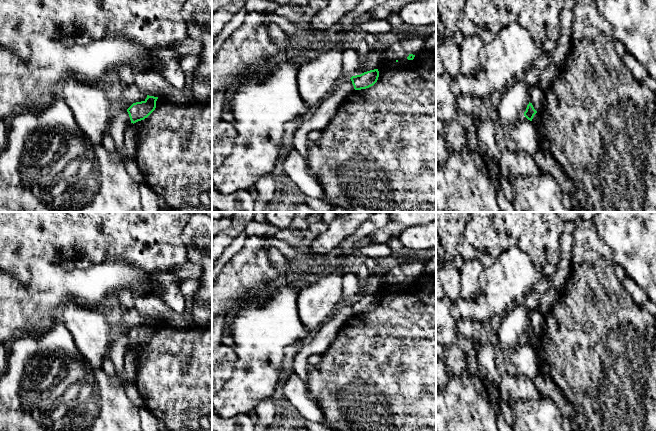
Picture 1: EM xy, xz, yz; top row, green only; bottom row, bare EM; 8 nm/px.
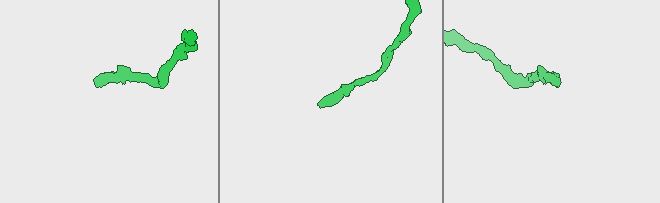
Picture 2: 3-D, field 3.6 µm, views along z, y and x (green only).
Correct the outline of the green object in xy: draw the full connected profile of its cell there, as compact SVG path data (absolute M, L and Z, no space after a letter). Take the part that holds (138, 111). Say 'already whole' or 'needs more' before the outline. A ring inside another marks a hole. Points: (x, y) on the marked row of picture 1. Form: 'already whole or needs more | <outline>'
already whole | M149 96L144 101L133 103L128 109L131 123L147 118L156 108L156 101L158 97Z

